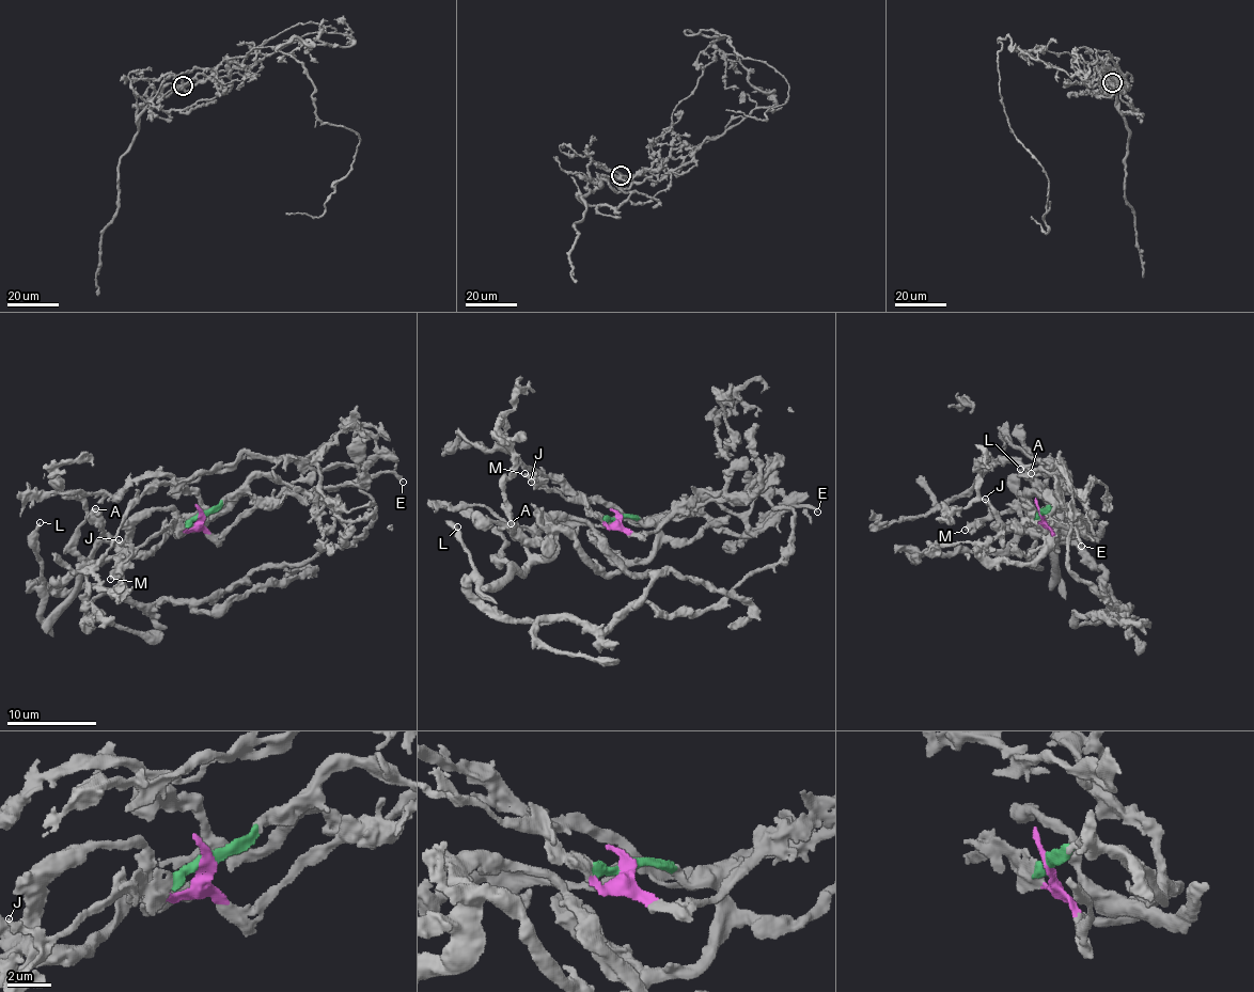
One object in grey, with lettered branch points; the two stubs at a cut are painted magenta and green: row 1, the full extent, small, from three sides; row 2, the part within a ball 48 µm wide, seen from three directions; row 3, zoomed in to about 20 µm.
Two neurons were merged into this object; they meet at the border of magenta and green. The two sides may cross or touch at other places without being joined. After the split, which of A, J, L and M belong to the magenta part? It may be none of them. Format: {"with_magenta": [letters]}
{"with_magenta": ["J", "M"]}

